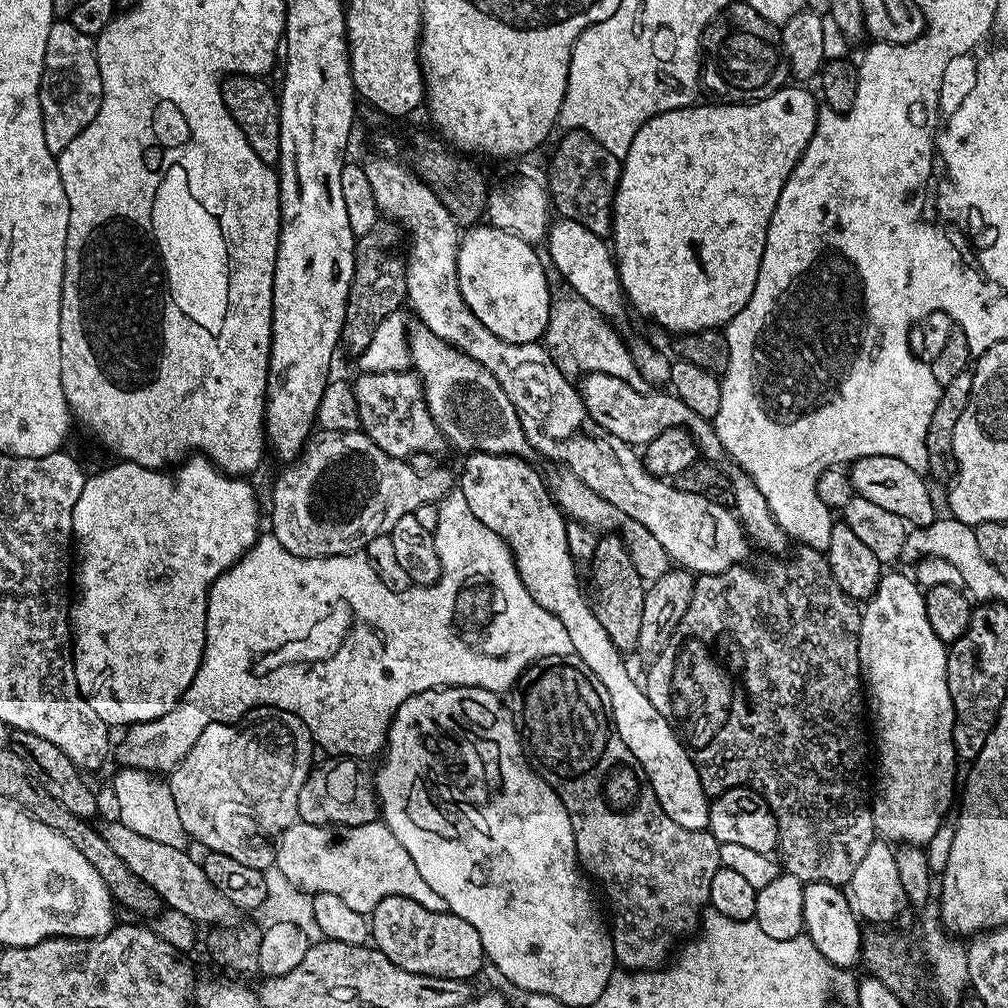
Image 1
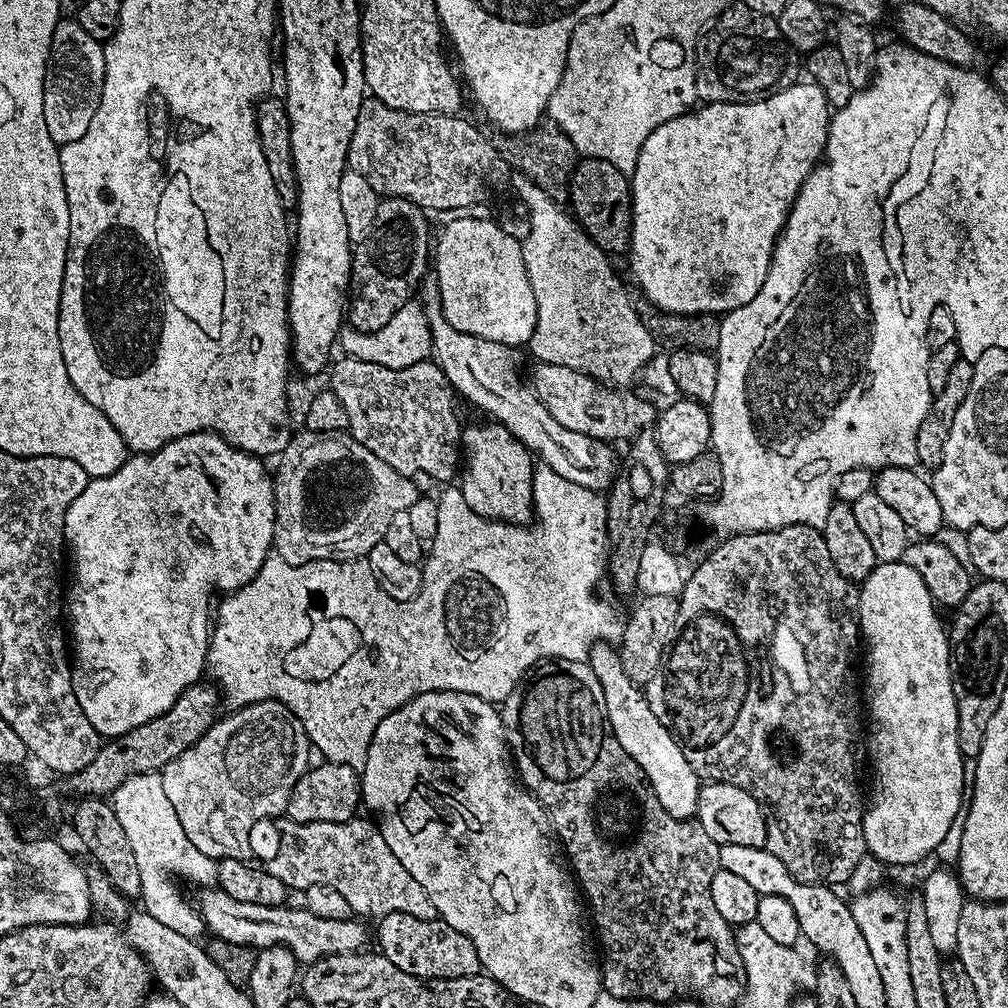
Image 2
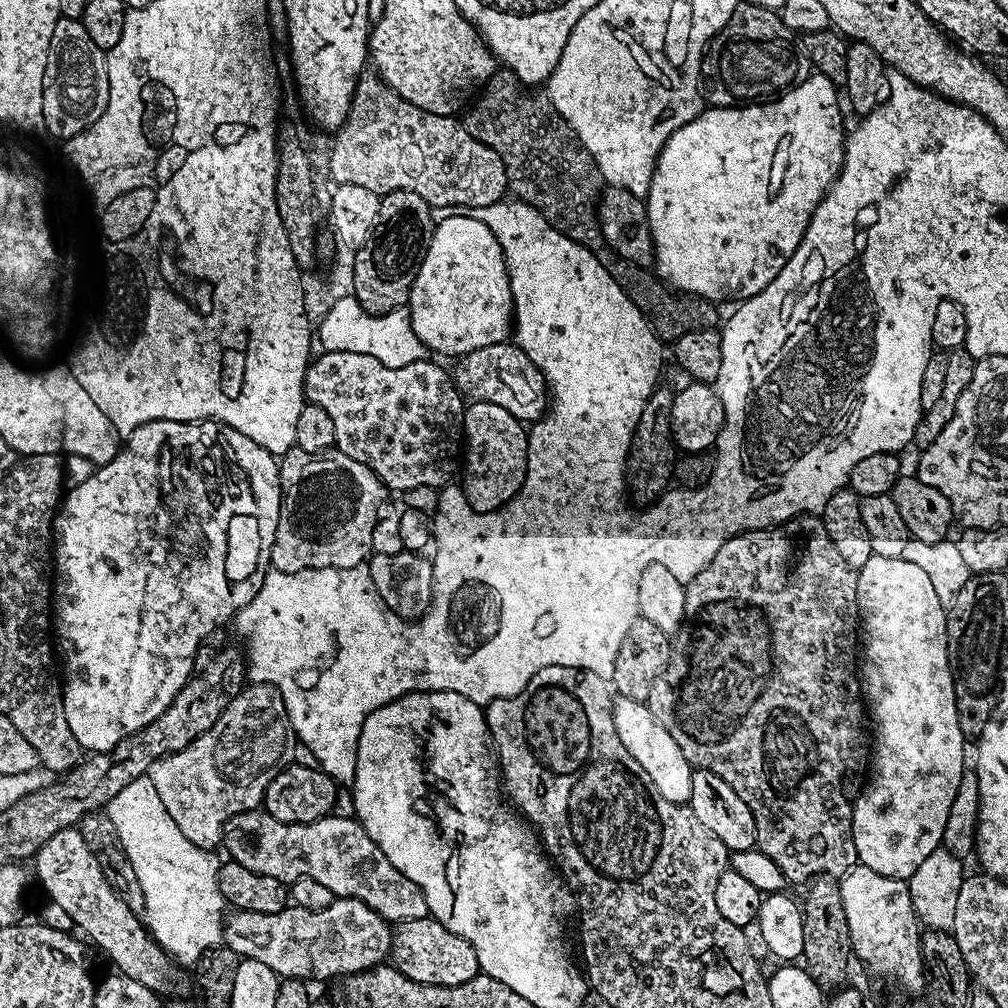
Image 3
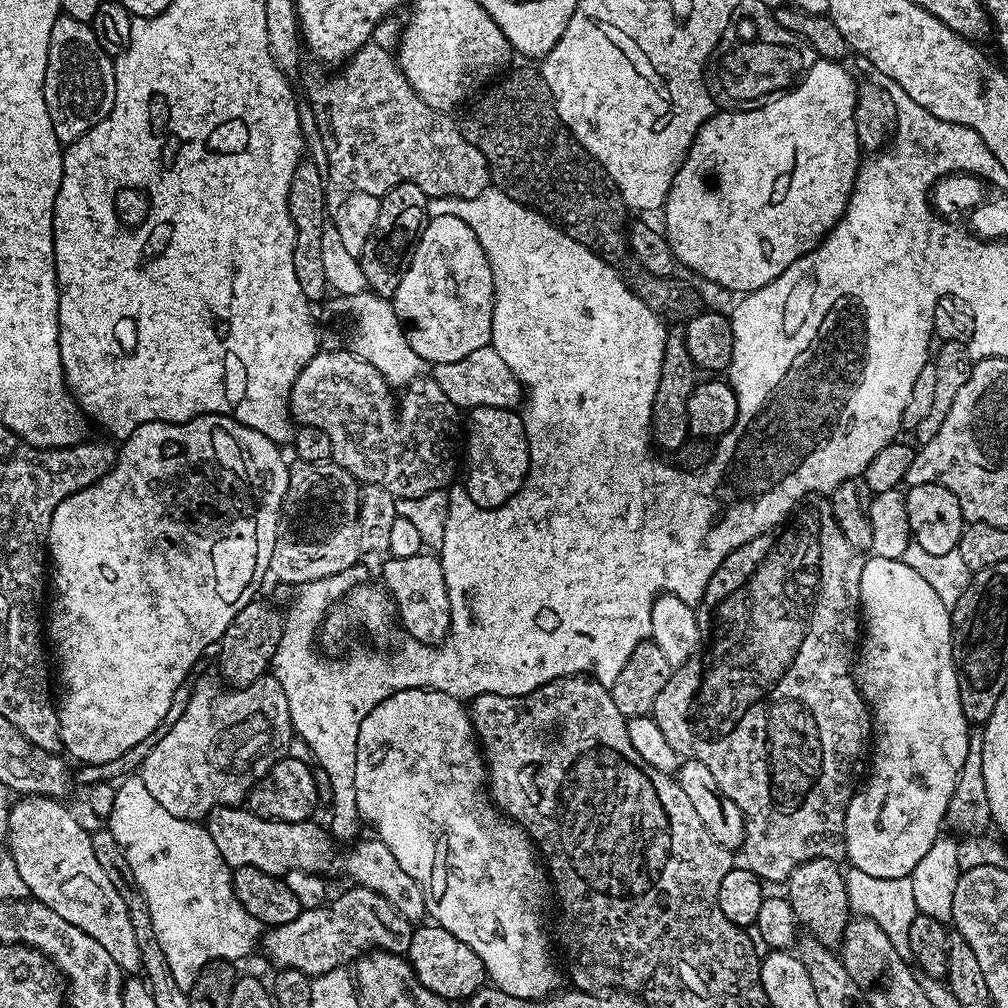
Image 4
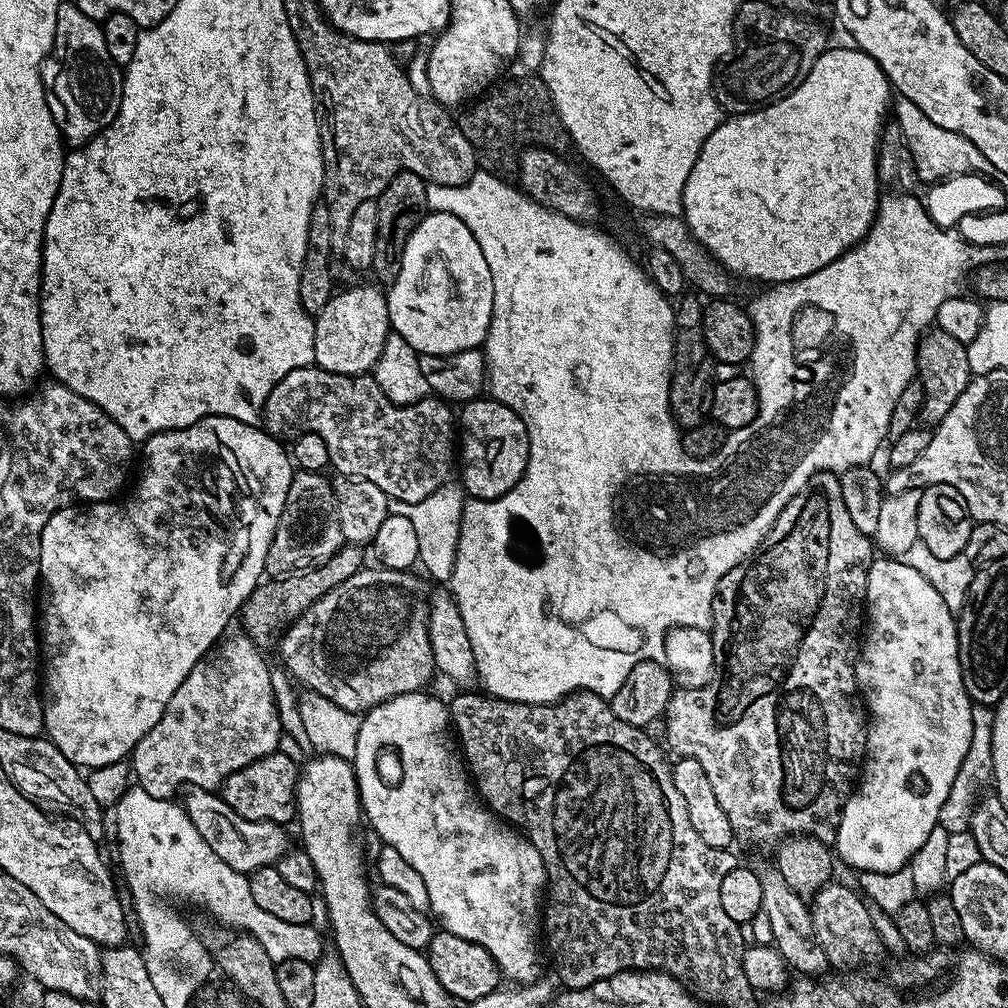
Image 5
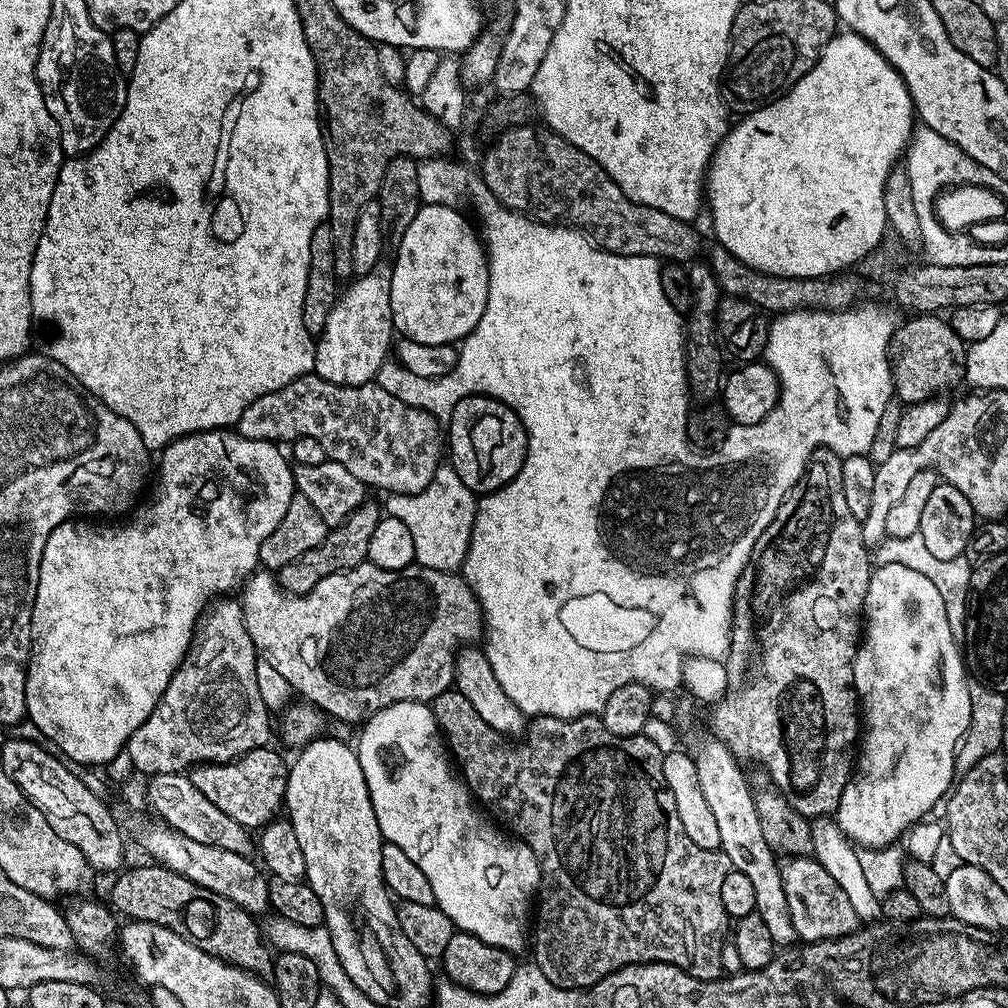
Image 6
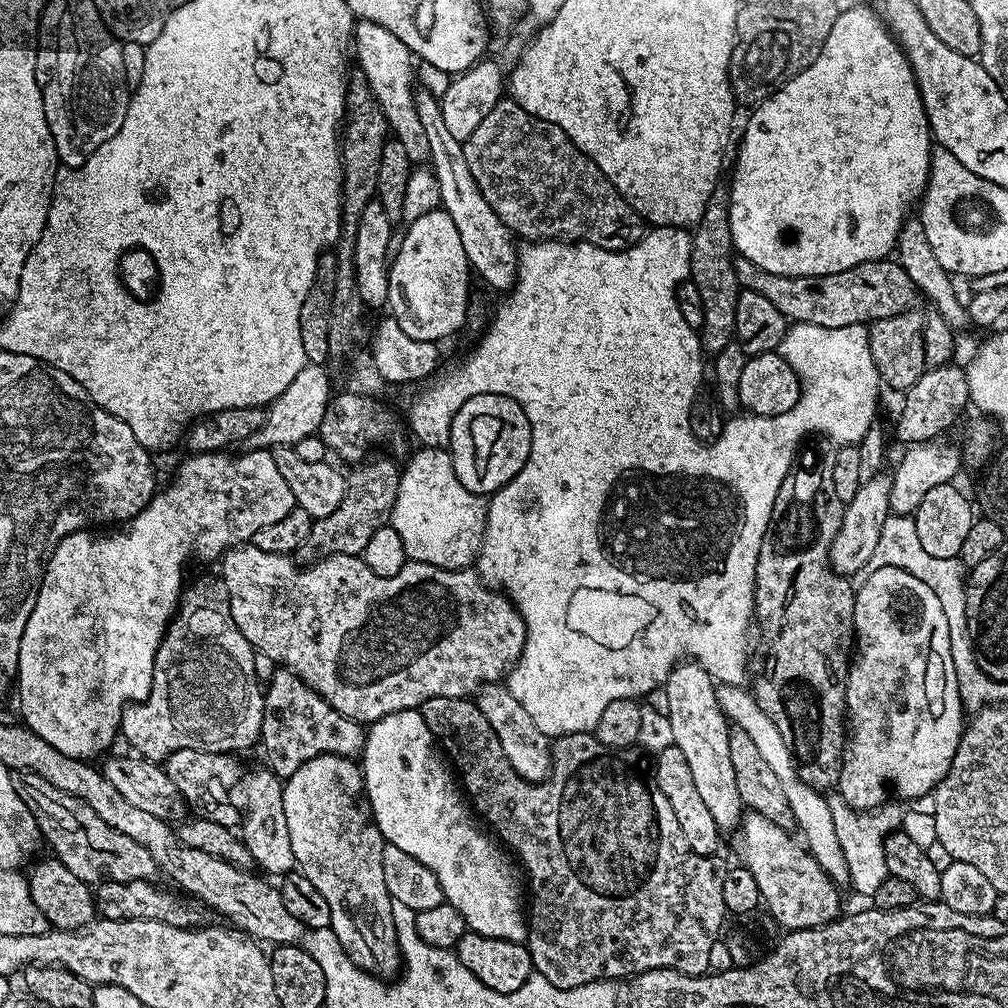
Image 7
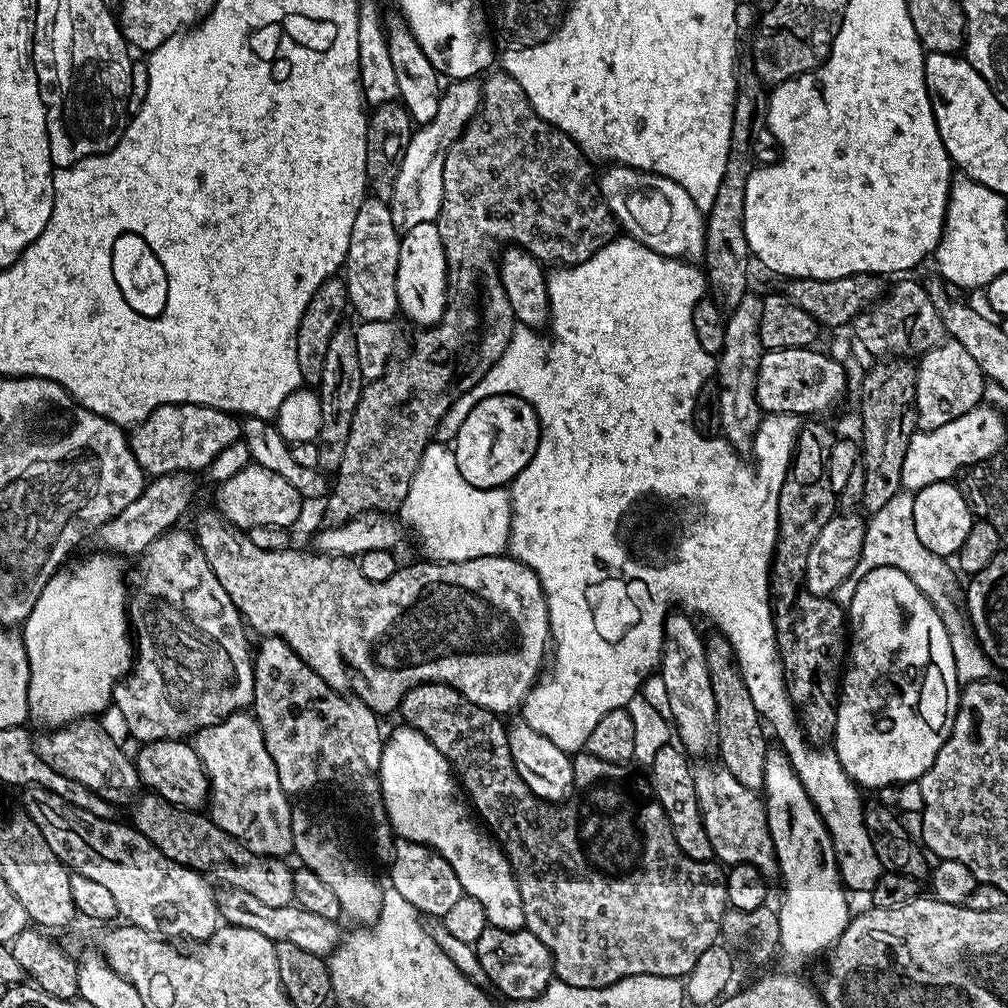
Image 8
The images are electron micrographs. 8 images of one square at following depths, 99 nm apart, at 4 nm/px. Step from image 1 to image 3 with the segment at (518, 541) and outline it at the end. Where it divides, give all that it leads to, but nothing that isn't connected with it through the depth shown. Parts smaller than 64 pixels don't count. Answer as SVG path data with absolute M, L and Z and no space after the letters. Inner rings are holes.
M471 401L464 410L462 433L462 487L475 512L494 512L516 497L528 472L528 434L525 425L510 410L494 406L494 402ZM621 696L613 703L612 717L614 730L618 730L618 738L622 738L622 746L626 746L634 762L638 762L642 770L650 774L650 782L654 782L658 794L662 794L662 798L667 798L669 802L688 804L694 766L688 761L686 754L678 750L678 742L670 738L670 730L666 730L666 726L662 726L662 722L658 722L658 718L650 714L647 703Z

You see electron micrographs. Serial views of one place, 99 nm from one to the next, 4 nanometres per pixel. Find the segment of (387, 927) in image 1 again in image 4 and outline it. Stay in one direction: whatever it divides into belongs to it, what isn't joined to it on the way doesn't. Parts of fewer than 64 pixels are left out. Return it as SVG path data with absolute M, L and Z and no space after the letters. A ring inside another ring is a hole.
M428 922L420 927L413 931L410 950L406 954L418 983L426 986L426 990L441 996L443 1000L453 1002L463 1002L469 996L473 996L479 988L485 987L486 973L482 966L482 958L478 958L478 954L474 954L474 950L470 950L466 942L454 938L450 930L441 928L435 922Z

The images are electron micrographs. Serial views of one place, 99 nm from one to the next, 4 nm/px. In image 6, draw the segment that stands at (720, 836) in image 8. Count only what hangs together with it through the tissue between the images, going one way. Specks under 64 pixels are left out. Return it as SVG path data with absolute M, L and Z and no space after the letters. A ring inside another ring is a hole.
M804 856L785 859L780 864L780 873L786 890L786 906L790 906L790 922L794 922L794 930L801 941L837 940L861 927L862 921L854 914L854 906L850 906L842 886L822 870L816 859Z

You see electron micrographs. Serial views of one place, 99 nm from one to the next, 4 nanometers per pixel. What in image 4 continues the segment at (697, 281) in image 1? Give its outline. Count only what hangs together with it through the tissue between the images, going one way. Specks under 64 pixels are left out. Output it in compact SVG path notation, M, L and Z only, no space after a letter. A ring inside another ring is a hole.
M817 58L814 66L804 75L804 79L798 86L771 97L759 106L748 106L743 110L717 111L700 127L690 146L688 157L682 162L682 166L670 186L670 194L662 209L662 217L664 216L662 231L668 238L668 245L671 246L672 253L676 255L677 265L684 267L685 264L690 271L697 272L702 279L709 280L710 283L717 284L718 287L725 288L728 292L747 294L774 282L774 278L778 278L778 274L782 274L782 270L786 270L794 262L798 262L798 258L802 258L806 252L815 252L820 247L820 243L824 241L824 237L828 235L830 229L842 218L862 163L862 149L854 126L858 80L855 80L843 68L844 66L843 63L835 60Z

